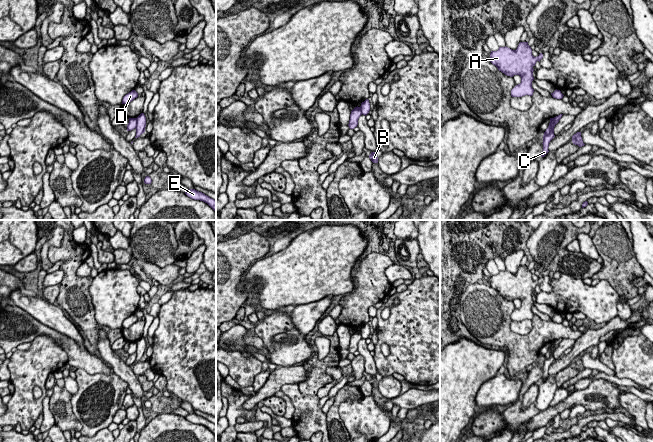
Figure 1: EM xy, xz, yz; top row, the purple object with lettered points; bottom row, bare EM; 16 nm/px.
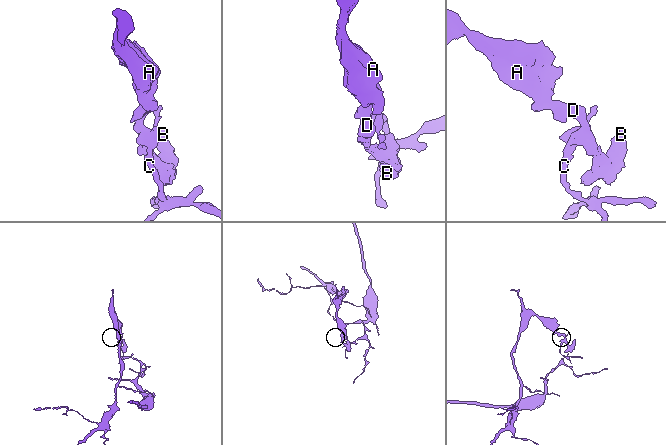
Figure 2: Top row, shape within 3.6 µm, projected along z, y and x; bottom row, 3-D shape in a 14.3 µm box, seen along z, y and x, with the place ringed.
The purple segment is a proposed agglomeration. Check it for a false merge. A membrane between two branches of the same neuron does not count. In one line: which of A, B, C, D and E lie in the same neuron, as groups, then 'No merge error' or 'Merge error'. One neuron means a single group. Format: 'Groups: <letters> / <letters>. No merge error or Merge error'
Groups: A B D / C E. Merge error

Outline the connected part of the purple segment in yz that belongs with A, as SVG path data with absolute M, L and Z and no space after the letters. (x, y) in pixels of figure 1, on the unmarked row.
M520 266L516 274L505 270L499 271L497 275L491 275L489 285L505 299L510 301L519 299L521 301L521 307L511 314L511 320L522 321L533 319L533 291L542 282L542 277L537 281L532 279L532 273L528 269L528 266Z

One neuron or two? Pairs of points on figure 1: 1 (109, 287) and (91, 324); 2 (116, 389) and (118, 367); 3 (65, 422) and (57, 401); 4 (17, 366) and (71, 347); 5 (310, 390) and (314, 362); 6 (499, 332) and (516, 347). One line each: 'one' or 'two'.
1: two
2: two
3: one
4: two
5: one
6: one

